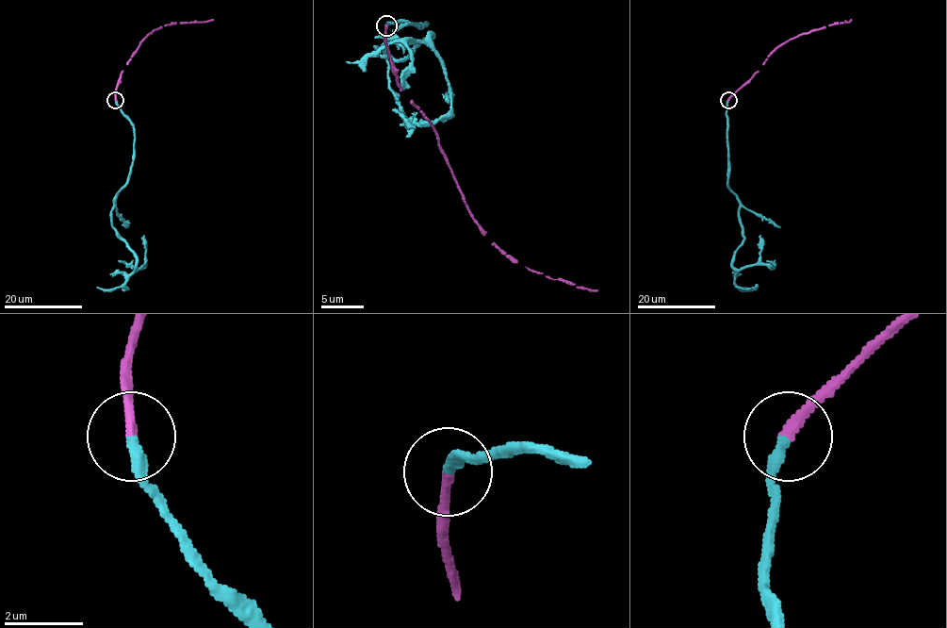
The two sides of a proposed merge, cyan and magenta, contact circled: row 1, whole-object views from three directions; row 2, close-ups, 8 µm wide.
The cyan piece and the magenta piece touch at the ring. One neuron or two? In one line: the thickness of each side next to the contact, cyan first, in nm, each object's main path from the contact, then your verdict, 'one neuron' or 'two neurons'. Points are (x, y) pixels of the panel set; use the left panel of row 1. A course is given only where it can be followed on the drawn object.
280 nm thick on the cyan side, 280 nm on the other; cyan runs (116, 99), (133, 126), (134, 144), (112, 227), (138, 269), (146, 265), (119, 261); magenta runs (116, 99), (121, 73), (149, 34), (166, 24), (214, 19); one neuron

